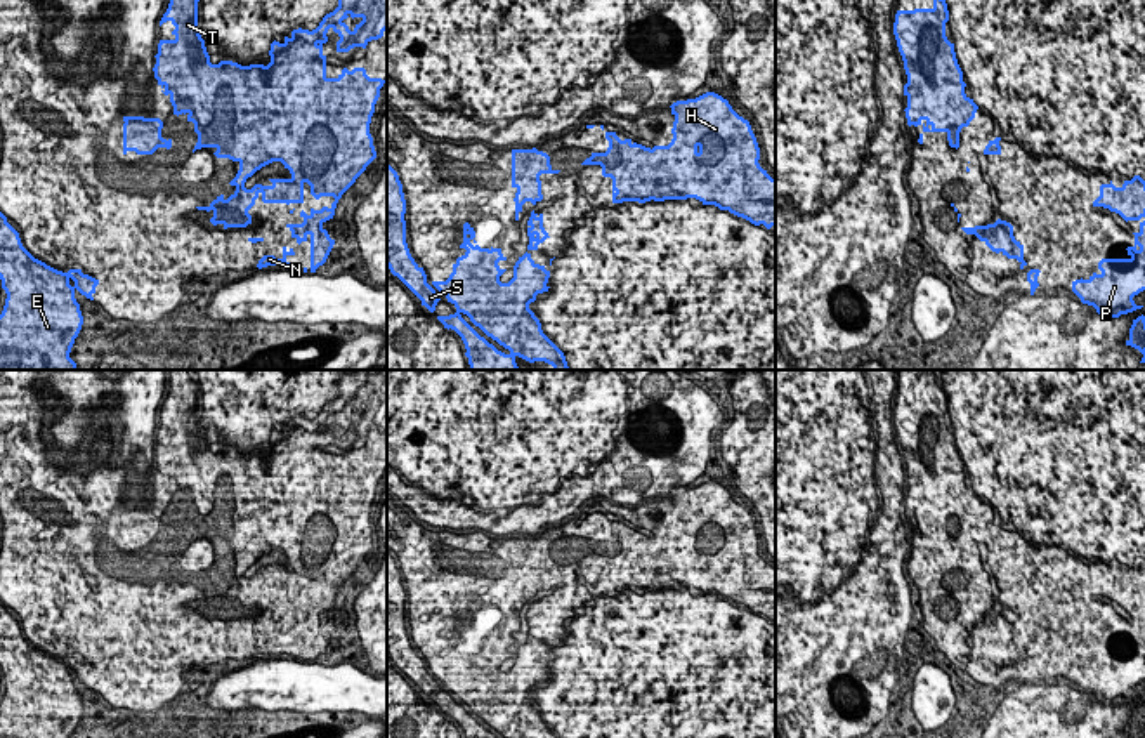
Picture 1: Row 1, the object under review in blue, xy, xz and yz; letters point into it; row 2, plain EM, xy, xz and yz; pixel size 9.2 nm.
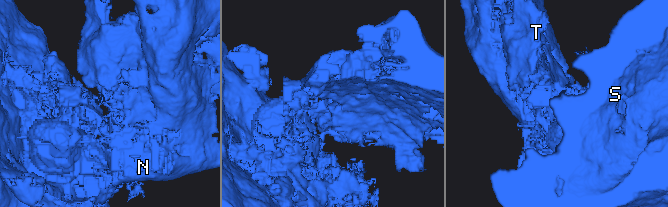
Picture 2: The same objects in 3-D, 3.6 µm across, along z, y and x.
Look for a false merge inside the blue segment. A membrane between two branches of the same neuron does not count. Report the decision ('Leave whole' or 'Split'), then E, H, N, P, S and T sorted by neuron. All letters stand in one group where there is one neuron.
Split. Groups: E P S / H N T

